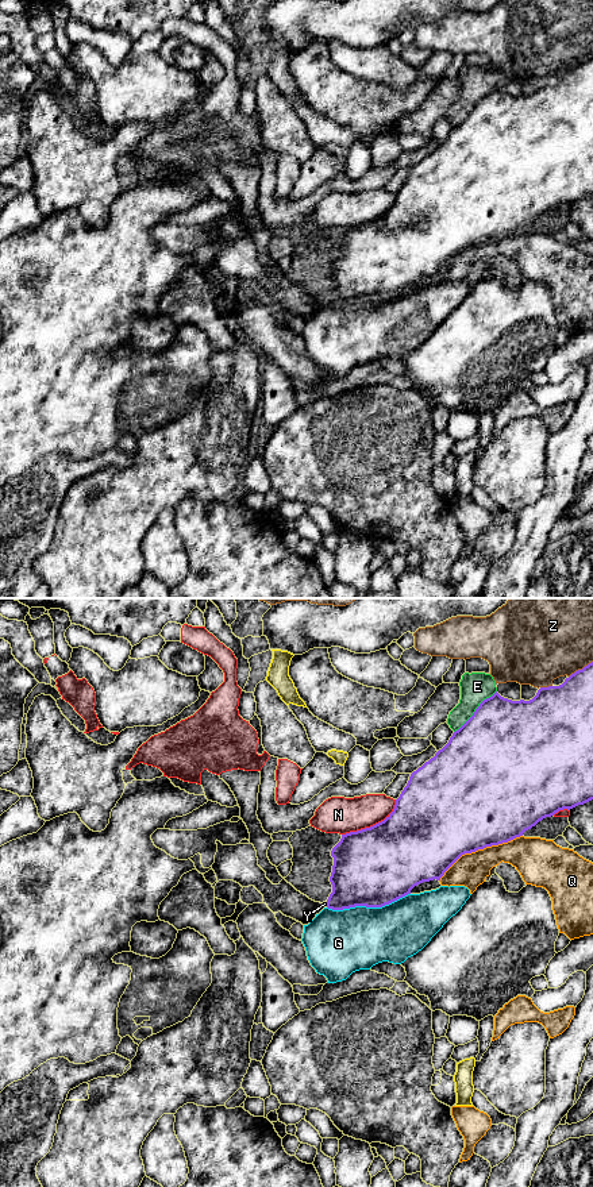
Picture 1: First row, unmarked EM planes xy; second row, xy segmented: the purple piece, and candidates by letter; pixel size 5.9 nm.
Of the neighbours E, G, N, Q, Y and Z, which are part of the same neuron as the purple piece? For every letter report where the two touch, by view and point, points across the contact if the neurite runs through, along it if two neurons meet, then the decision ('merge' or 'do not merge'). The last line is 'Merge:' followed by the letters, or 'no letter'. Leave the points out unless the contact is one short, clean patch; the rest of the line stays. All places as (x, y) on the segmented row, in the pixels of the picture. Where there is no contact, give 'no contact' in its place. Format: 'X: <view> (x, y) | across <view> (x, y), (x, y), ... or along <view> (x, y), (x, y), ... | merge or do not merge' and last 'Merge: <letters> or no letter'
E: xy (476, 710) | do not merge
G: xy (368, 906) | do not merge
N: xy (373, 825) | do not merge
Q: xy (478, 848) | do not merge
Y: xy (326, 902) | along xy (324, 902), (327, 905) | do not merge
Z: xy (546, 688) | do not merge
Merge: no letter

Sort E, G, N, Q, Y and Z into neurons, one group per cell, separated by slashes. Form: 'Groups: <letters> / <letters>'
Groups: E / G / N / Q / Y / Z

